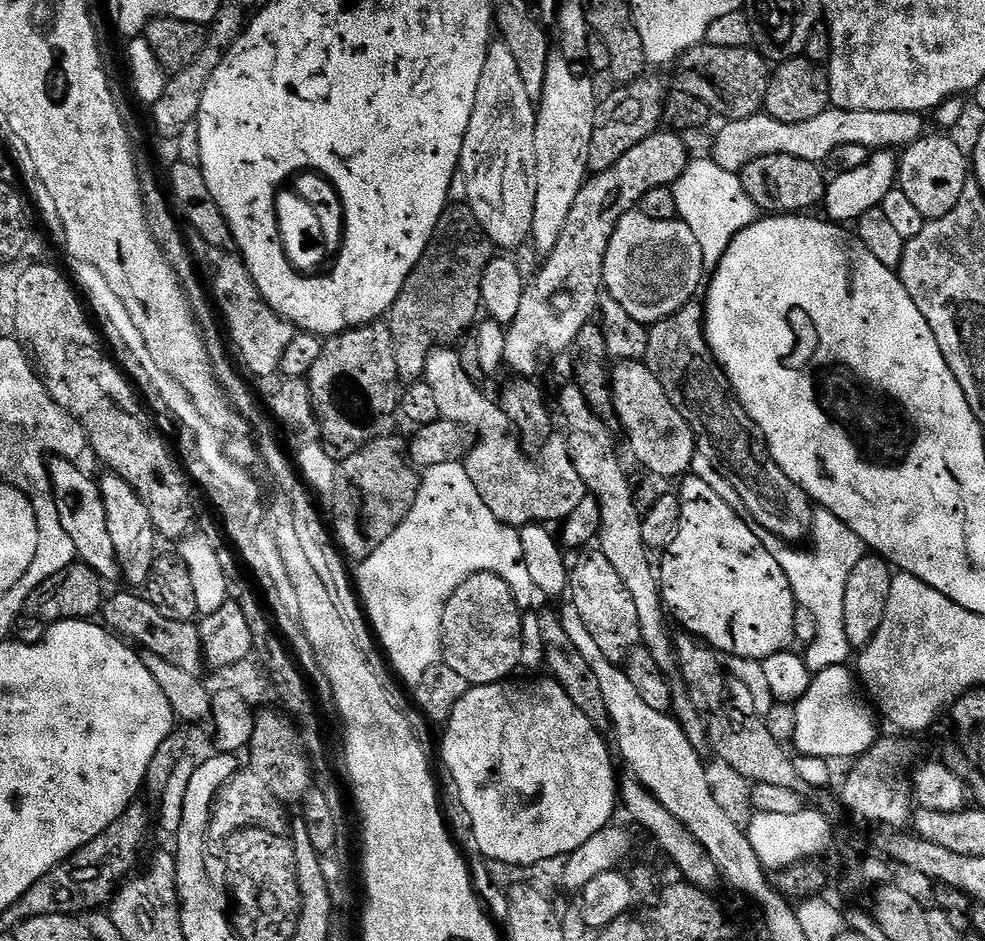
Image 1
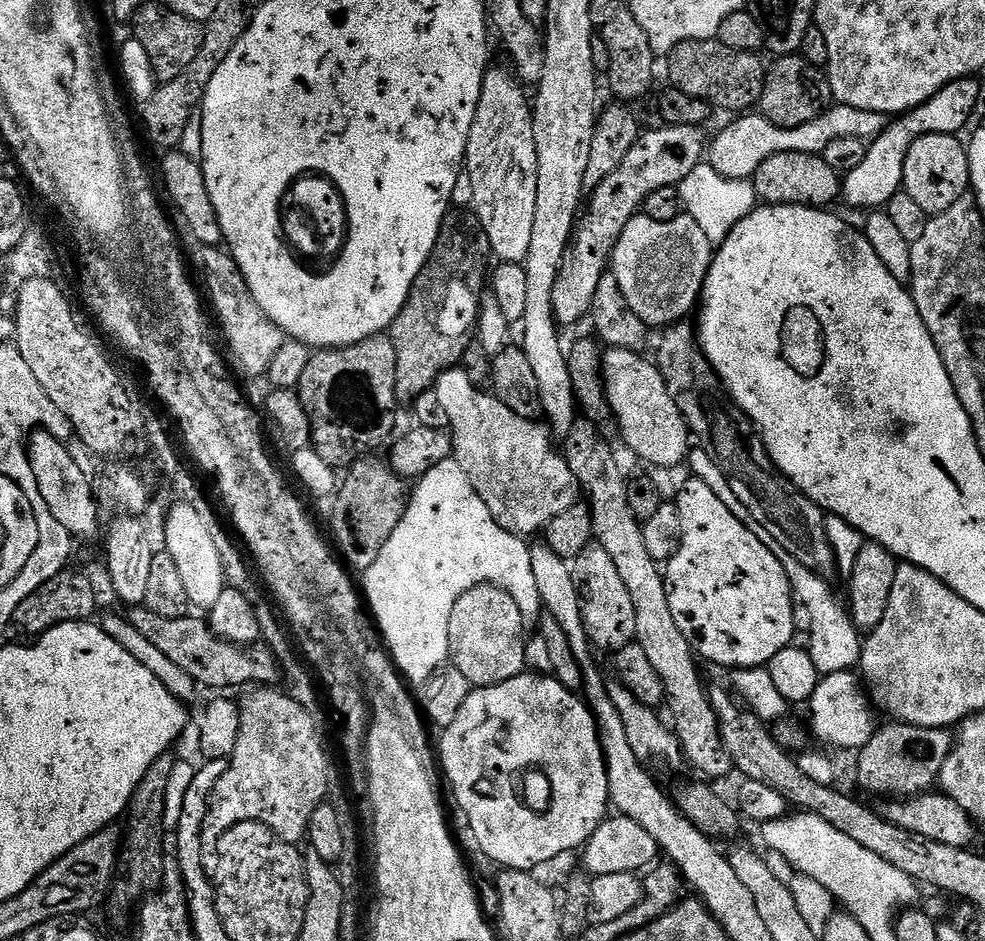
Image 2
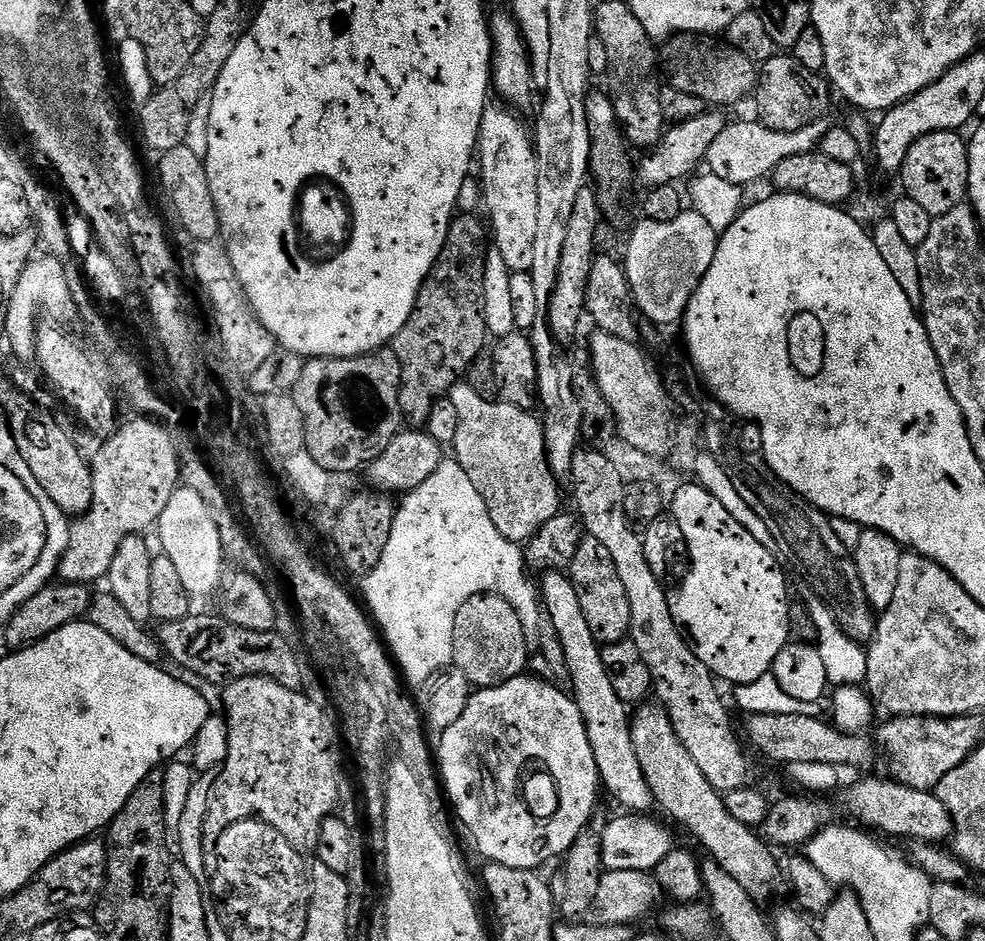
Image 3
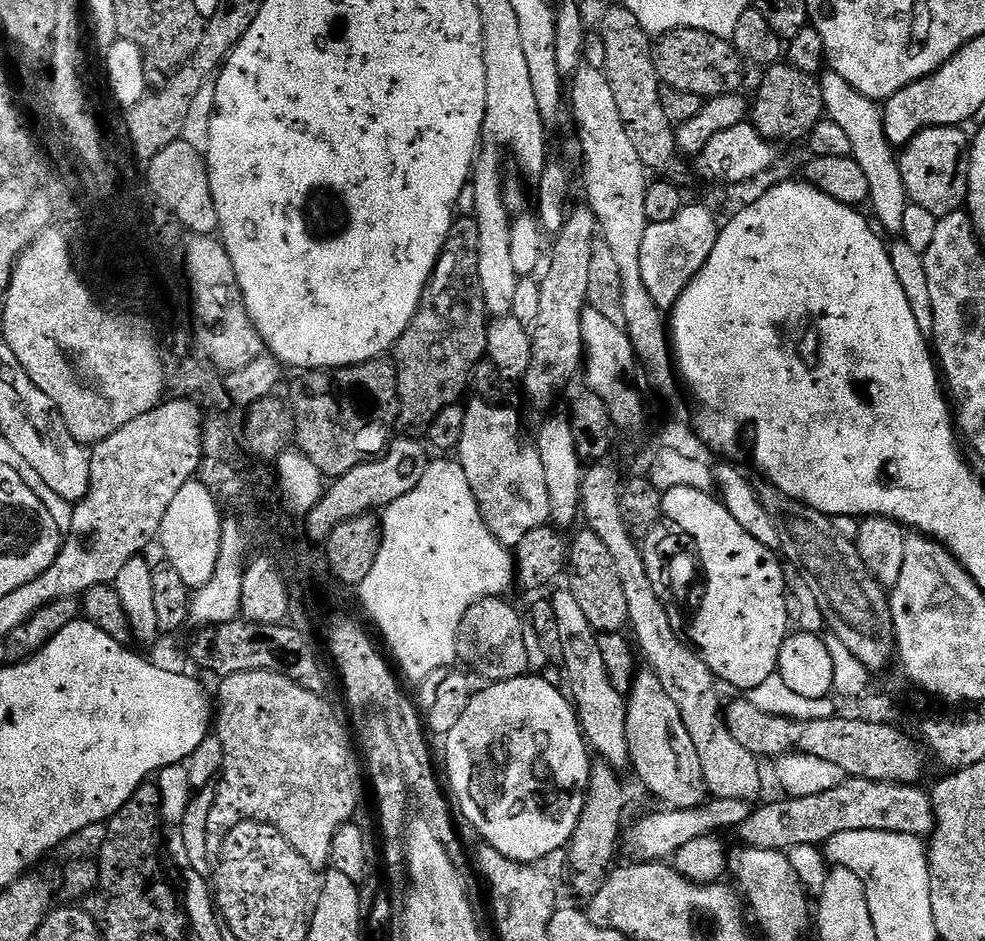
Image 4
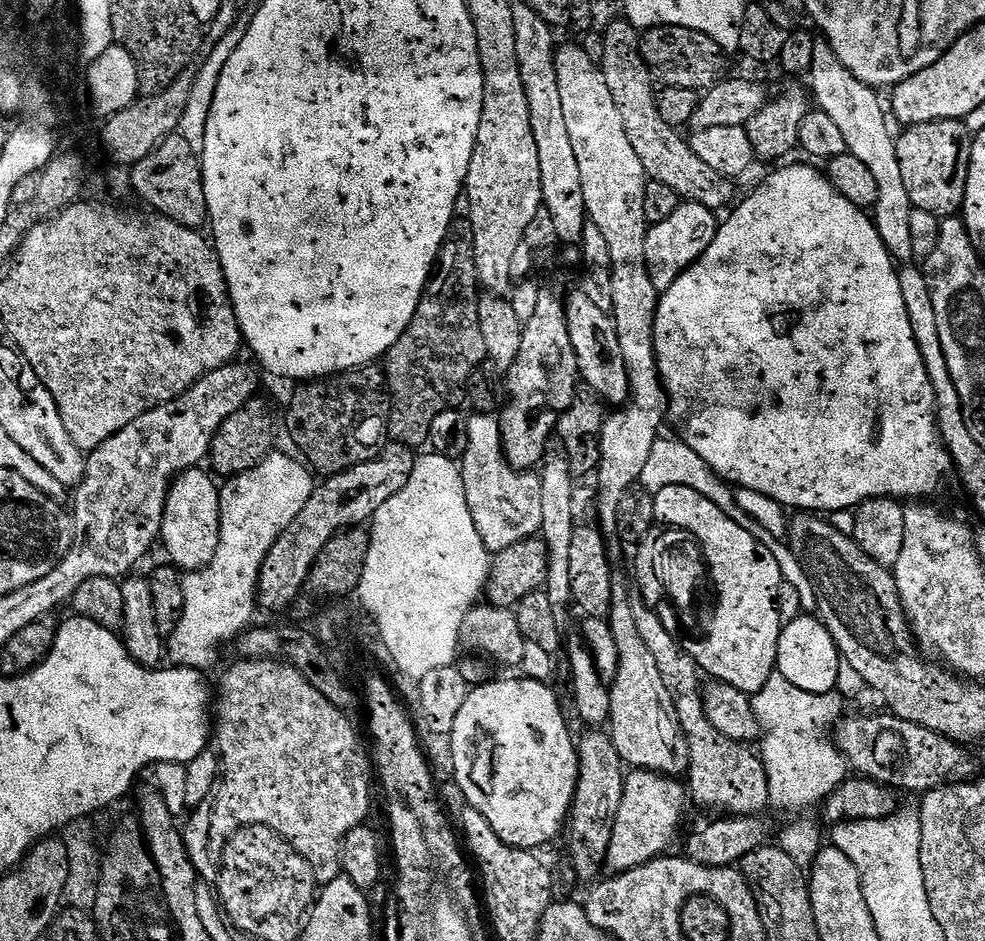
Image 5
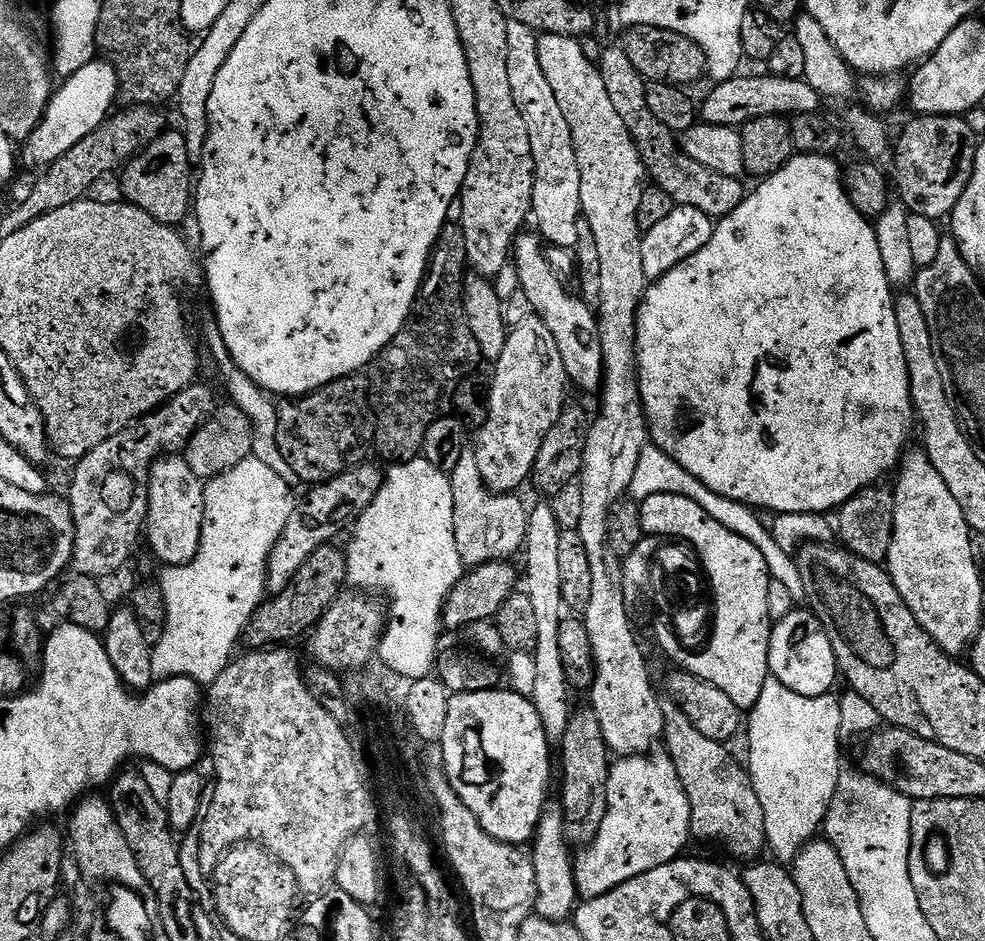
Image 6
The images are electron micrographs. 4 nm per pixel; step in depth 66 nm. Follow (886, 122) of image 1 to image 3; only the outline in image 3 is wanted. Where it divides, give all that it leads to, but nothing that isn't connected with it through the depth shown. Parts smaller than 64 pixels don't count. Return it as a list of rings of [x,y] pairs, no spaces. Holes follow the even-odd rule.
[[[822,119],[797,132],[775,132],[765,124],[752,120],[740,120],[737,124],[725,123],[722,134],[714,138],[708,151],[706,168],[711,175],[726,178],[726,182],[749,186],[763,176],[764,179],[771,177],[778,162],[786,162],[786,158],[794,158],[798,154],[817,151],[821,138],[828,133],[830,127],[829,121]]]

